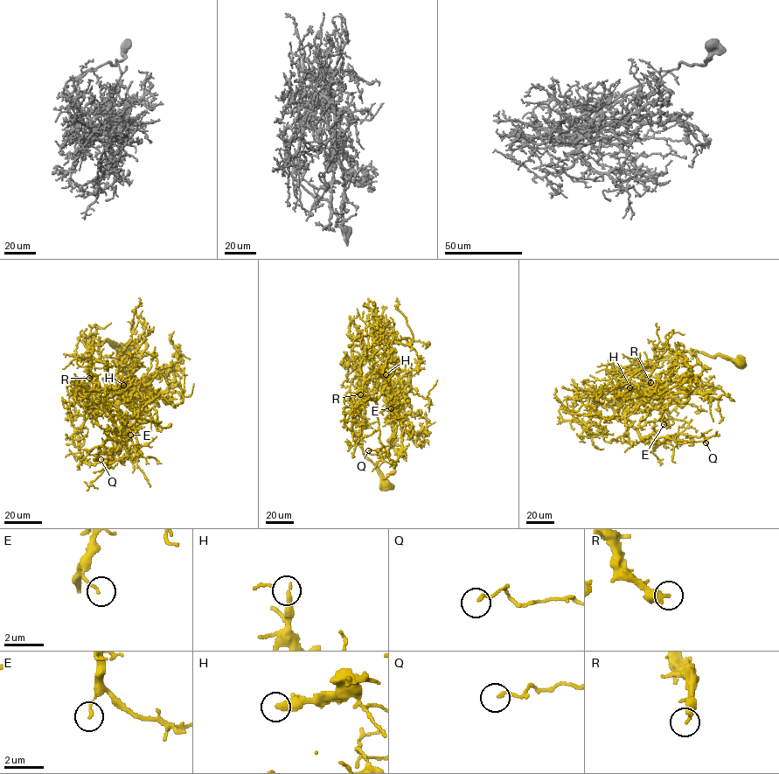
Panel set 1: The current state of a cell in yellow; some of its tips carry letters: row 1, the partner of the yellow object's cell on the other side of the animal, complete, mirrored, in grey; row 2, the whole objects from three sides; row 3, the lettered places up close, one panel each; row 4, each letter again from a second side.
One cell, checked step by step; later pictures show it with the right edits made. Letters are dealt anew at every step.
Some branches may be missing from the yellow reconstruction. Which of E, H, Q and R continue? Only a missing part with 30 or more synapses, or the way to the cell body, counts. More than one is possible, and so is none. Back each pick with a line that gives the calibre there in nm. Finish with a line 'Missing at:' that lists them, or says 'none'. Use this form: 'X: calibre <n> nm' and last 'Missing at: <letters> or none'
H: calibre 360 nm
Missing at: H

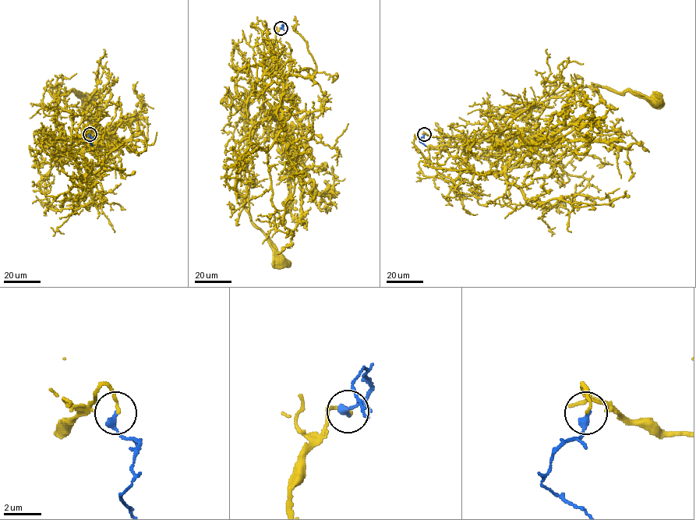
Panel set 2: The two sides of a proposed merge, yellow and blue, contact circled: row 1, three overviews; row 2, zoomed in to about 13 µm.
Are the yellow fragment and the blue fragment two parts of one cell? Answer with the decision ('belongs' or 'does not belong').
belongs

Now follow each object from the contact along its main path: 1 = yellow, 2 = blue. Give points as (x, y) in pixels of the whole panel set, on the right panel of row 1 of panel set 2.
1: (423, 135), (457, 136), (487, 149), (508, 118), (560, 91), (595, 86), (655, 100)
2: (423, 135), (419, 141), (425, 145)

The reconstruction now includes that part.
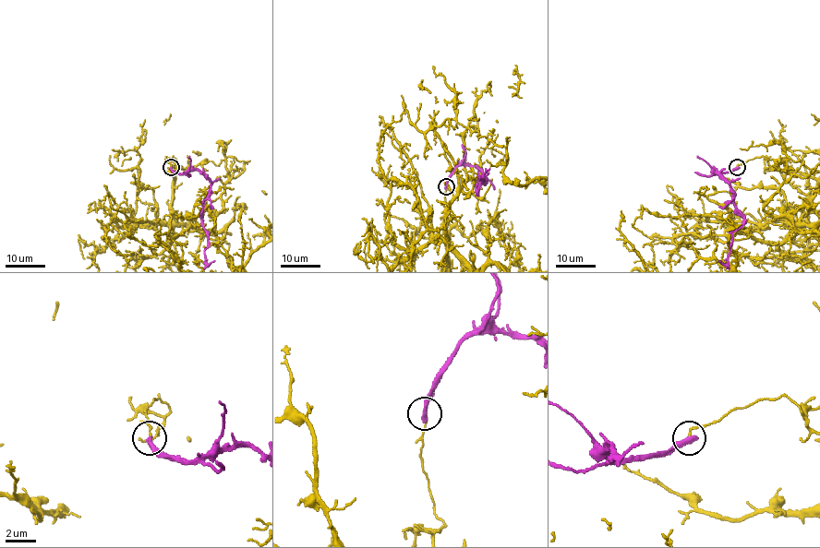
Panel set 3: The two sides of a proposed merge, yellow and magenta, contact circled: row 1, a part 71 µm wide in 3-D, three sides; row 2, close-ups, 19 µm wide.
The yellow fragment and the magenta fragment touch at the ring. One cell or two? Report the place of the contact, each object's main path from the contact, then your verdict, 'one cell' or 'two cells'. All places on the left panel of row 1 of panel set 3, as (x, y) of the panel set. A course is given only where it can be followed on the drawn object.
place (171, 167); course magenta (170, 168), (181, 173), (200, 172), (211, 184), (202, 224), (207, 233), (205, 261), (214, 260); two cells

